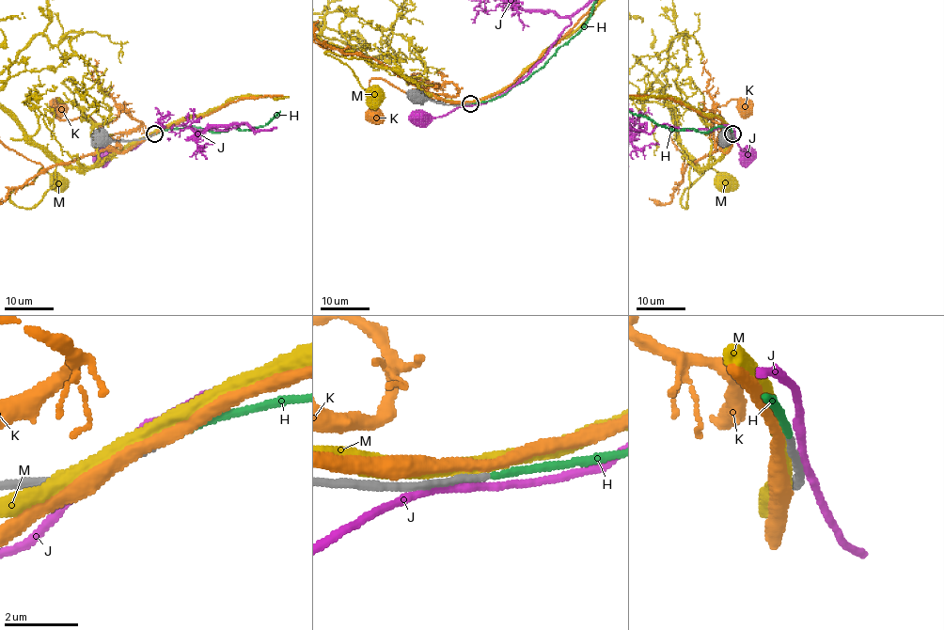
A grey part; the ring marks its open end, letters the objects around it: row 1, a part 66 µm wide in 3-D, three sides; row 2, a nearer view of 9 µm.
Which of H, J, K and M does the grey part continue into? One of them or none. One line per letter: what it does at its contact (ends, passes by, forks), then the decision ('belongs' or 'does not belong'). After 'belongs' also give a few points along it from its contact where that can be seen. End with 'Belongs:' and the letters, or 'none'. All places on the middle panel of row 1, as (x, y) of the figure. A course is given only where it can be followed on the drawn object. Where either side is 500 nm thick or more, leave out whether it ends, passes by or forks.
H: it ends there; belongs
J: it passes by; does not belong
K: it passes by; does not belong
M: it passes by; does not belong
Belongs: H

